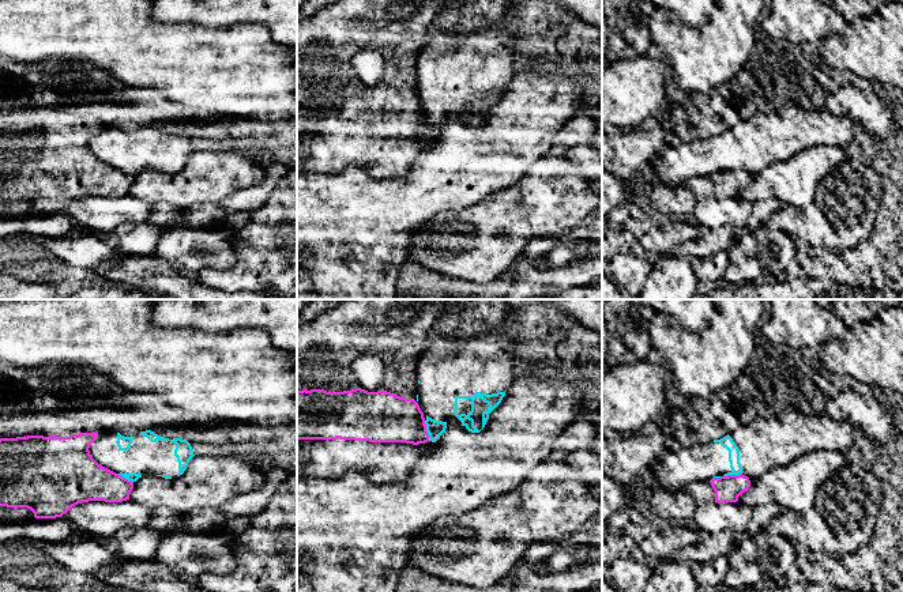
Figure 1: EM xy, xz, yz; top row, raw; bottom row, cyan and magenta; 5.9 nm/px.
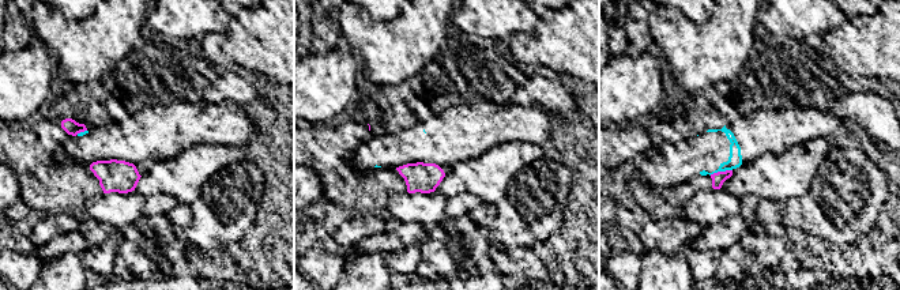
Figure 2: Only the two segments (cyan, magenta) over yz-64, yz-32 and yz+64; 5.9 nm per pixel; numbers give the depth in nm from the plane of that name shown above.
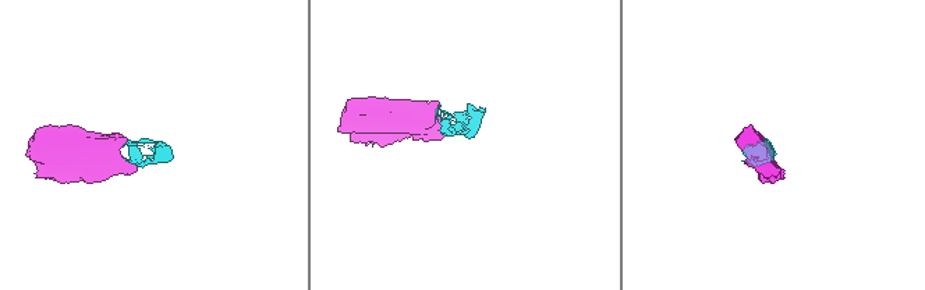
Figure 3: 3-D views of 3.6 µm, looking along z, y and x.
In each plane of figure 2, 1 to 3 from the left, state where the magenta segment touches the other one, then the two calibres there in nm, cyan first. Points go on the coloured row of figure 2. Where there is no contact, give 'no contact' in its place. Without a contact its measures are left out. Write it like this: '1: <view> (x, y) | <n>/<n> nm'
1: yz-64 (81, 132) | 20/90 nm
2: no contact
3: yz+64 (720, 170) | 80/80 nm

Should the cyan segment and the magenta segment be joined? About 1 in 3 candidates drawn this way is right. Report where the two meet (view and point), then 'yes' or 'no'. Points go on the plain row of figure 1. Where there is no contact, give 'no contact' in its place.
xz (426, 125) | no

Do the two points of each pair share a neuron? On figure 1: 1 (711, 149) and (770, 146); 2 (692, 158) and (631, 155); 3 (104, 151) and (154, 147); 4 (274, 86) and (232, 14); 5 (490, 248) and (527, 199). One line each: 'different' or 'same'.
1: same
2: different
3: same
4: different
5: same

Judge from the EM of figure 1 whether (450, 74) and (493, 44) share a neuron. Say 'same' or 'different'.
same

